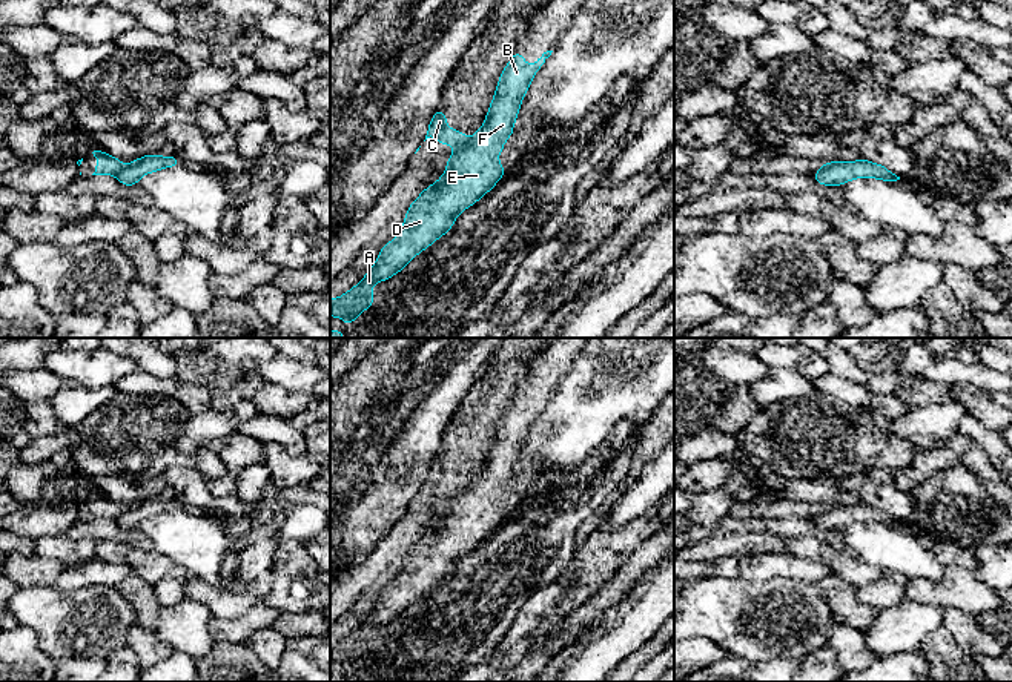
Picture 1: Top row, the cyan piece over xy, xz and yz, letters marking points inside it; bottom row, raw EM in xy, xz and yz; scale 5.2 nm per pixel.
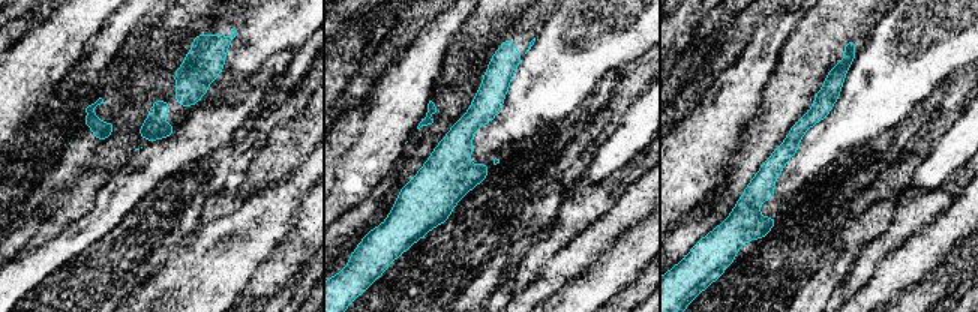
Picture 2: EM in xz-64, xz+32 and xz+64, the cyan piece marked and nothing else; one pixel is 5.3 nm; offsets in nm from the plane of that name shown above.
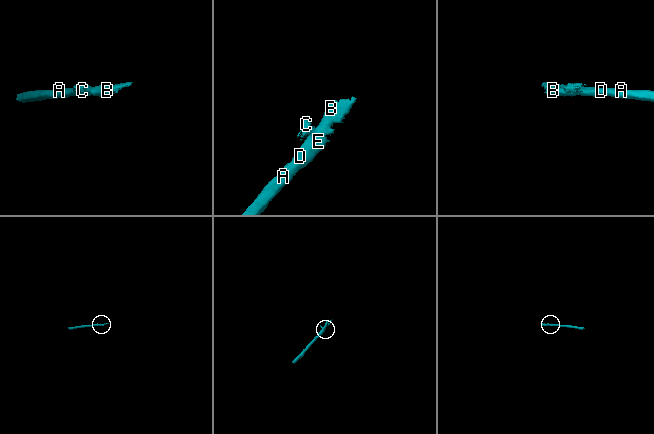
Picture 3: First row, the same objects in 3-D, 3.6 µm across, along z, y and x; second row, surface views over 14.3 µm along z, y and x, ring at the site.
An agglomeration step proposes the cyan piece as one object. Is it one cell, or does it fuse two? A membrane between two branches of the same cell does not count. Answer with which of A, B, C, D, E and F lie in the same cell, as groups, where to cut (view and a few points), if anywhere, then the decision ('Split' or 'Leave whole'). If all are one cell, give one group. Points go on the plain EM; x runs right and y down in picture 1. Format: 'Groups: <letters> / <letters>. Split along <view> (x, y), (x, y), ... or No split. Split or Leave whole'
Groups: A B D E F / C. Split along xz (467, 483), (455, 495). Split

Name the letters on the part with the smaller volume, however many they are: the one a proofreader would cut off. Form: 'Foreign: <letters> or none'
Foreign: C

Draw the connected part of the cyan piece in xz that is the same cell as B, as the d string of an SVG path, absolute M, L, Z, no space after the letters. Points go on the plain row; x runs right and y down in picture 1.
M551 396L539 399L534 410L522 404L524 398L513 398L499 421L481 473L450 499L444 519L410 548L396 582L382 588L364 624L347 637L330 644L333 662L342 662L350 671L353 664L373 648L370 634L376 627L401 616L418 598L445 579L456 561L507 518L496 499L502 498L504 485L513 479L522 442Z

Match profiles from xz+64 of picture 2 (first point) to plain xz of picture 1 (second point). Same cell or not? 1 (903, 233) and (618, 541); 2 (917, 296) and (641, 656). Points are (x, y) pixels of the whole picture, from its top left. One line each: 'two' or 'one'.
1: one
2: two

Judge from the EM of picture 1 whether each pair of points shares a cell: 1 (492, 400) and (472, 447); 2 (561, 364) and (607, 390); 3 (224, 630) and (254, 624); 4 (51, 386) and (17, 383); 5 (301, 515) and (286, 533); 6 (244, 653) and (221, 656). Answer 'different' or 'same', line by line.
1: same
2: different
3: same
4: same
5: same
6: same

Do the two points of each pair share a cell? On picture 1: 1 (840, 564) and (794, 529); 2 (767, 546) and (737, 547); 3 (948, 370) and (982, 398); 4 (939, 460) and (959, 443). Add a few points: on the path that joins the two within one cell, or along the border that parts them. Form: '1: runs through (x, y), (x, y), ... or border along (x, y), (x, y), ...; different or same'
1: border along (788, 539), (811, 536), (830, 546); different
2: runs through (759, 546), (745, 546); same
3: border along (957, 384), (980, 387), (995, 403); different
4: runs through (943, 456), (954, 447); same

